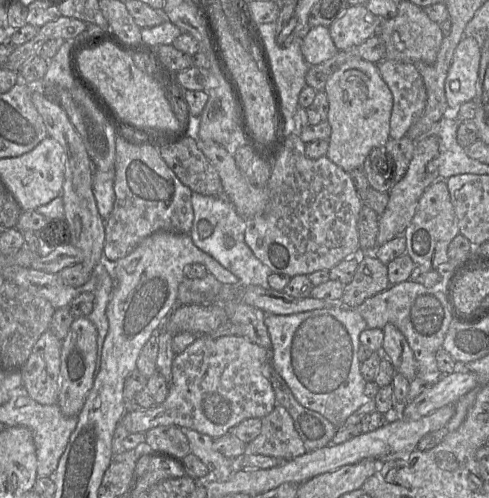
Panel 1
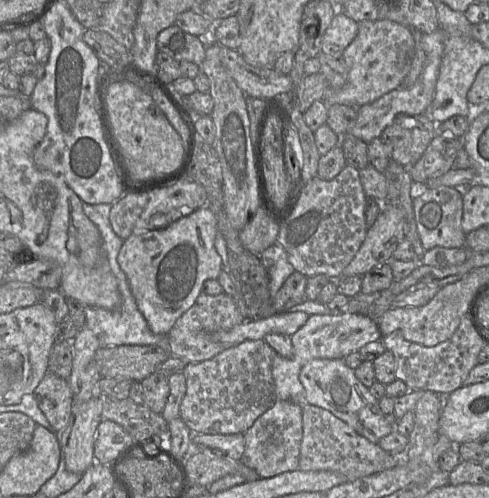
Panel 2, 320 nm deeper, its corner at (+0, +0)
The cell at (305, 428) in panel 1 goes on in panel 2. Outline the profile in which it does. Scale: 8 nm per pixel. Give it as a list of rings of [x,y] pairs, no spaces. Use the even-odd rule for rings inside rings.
[[[306,403],[302,406],[302,420],[303,436],[299,461],[299,469],[302,471],[332,471],[351,482],[394,468],[400,463],[398,456],[370,442],[326,409]]]

